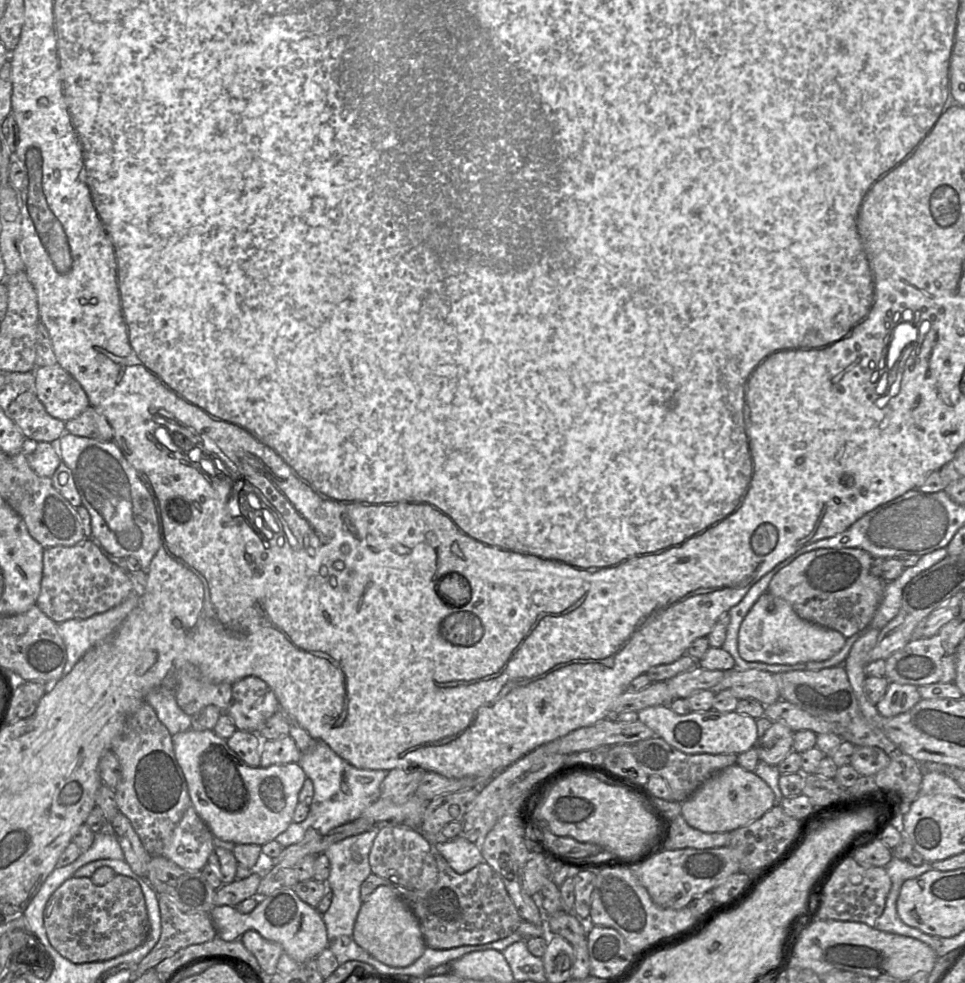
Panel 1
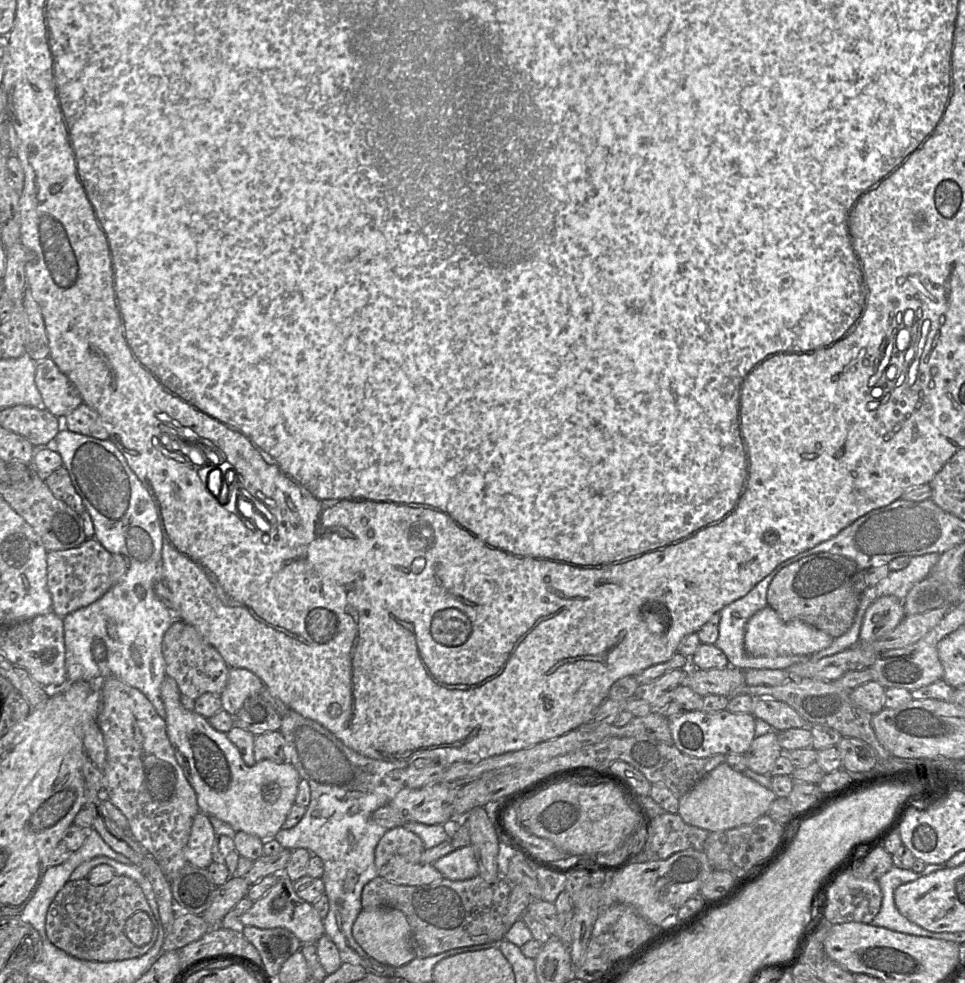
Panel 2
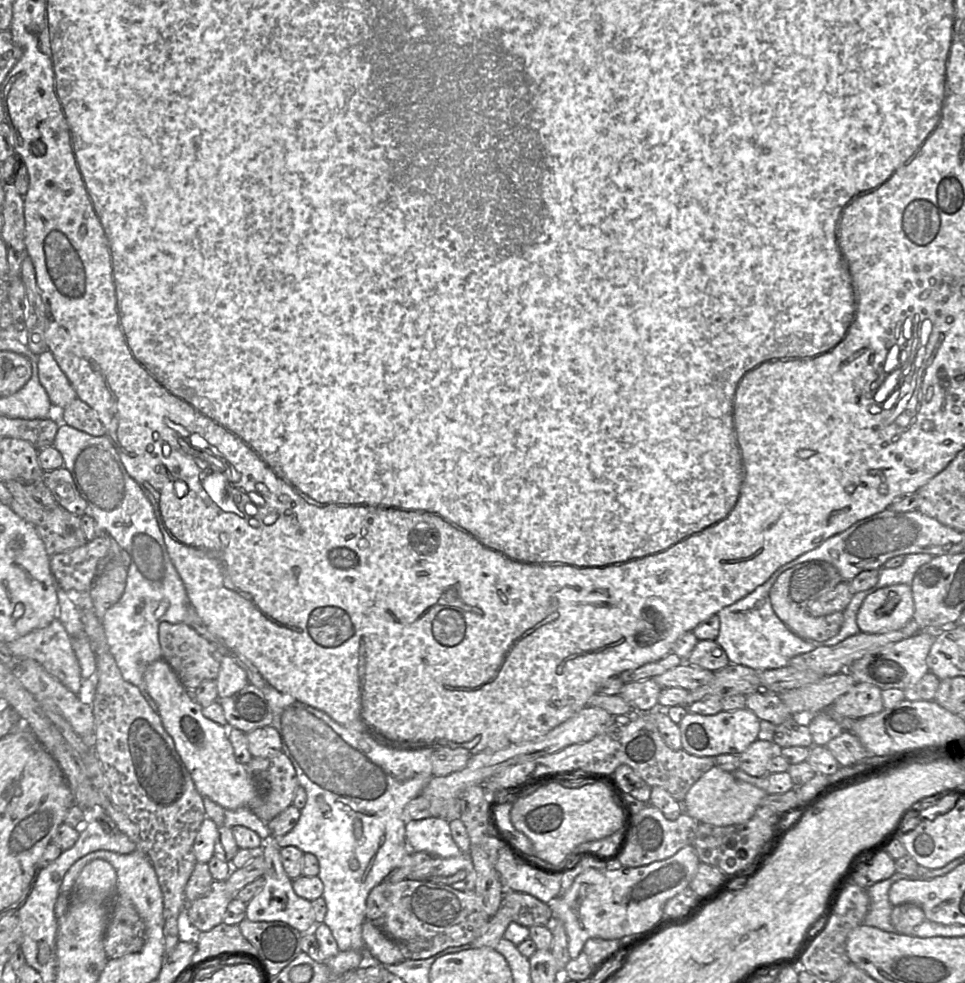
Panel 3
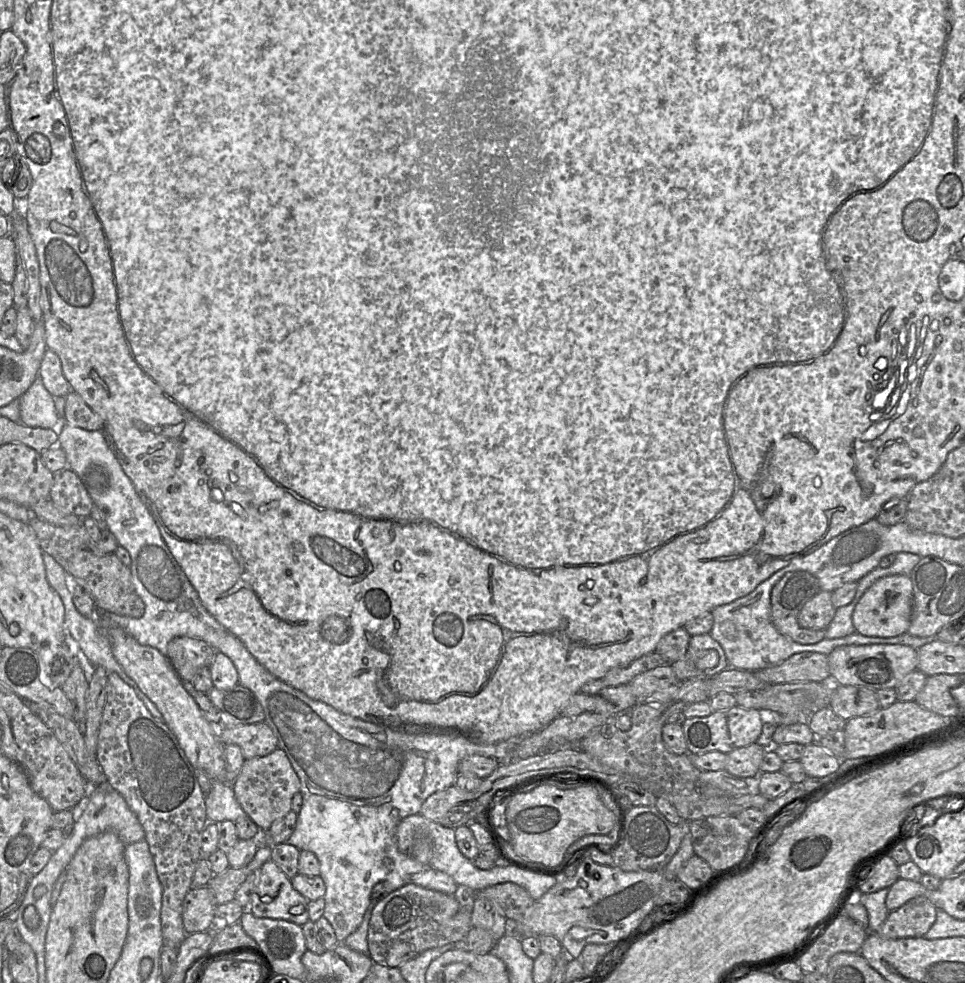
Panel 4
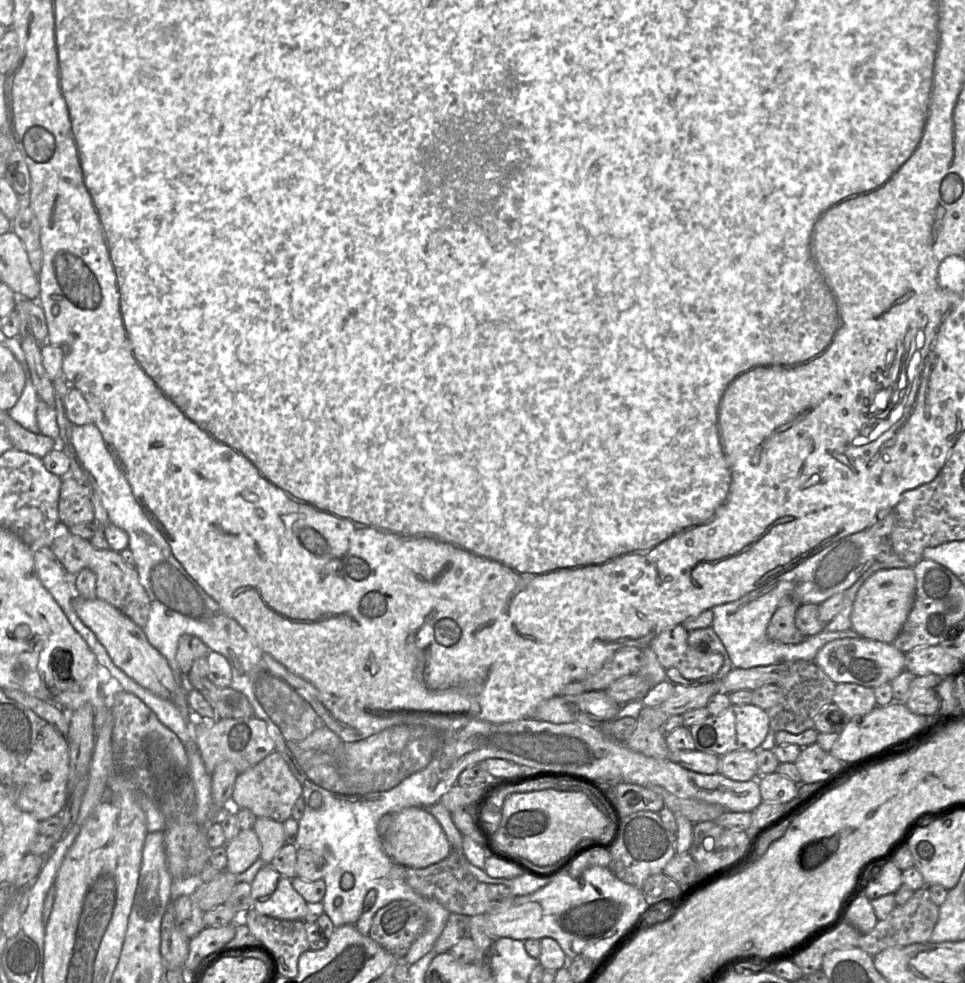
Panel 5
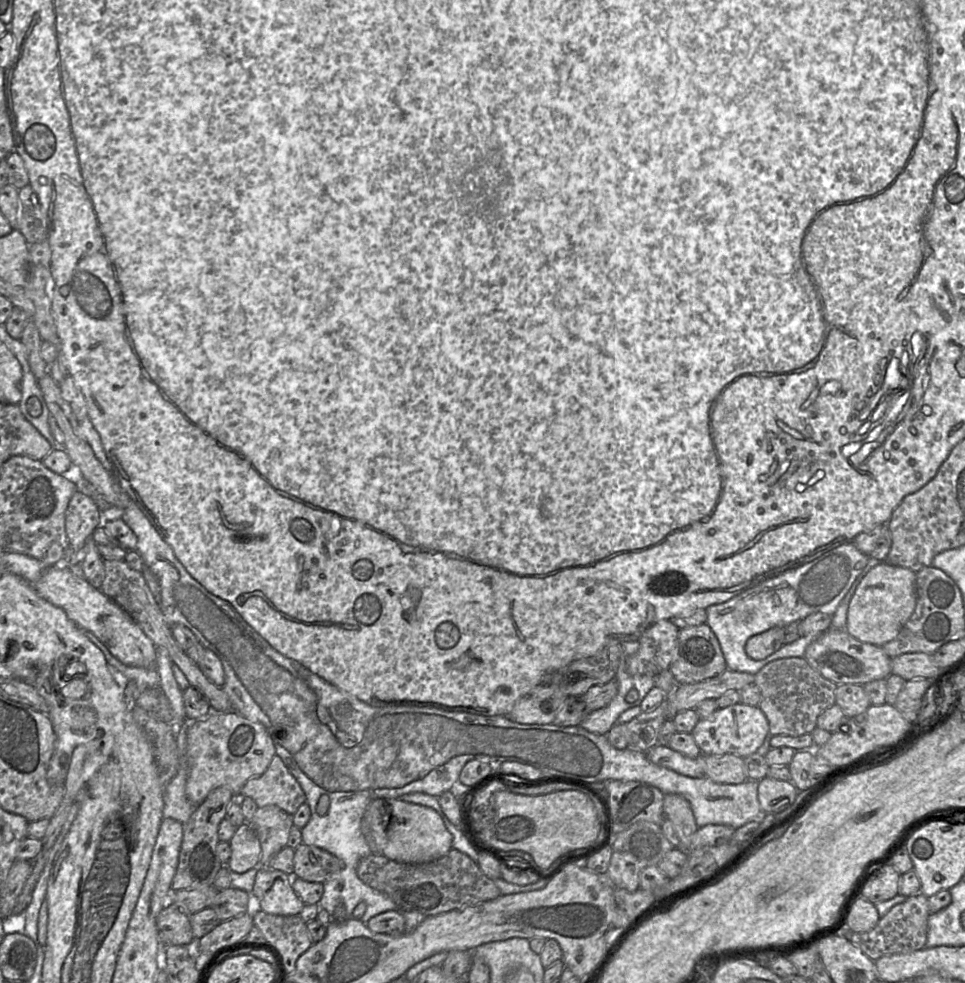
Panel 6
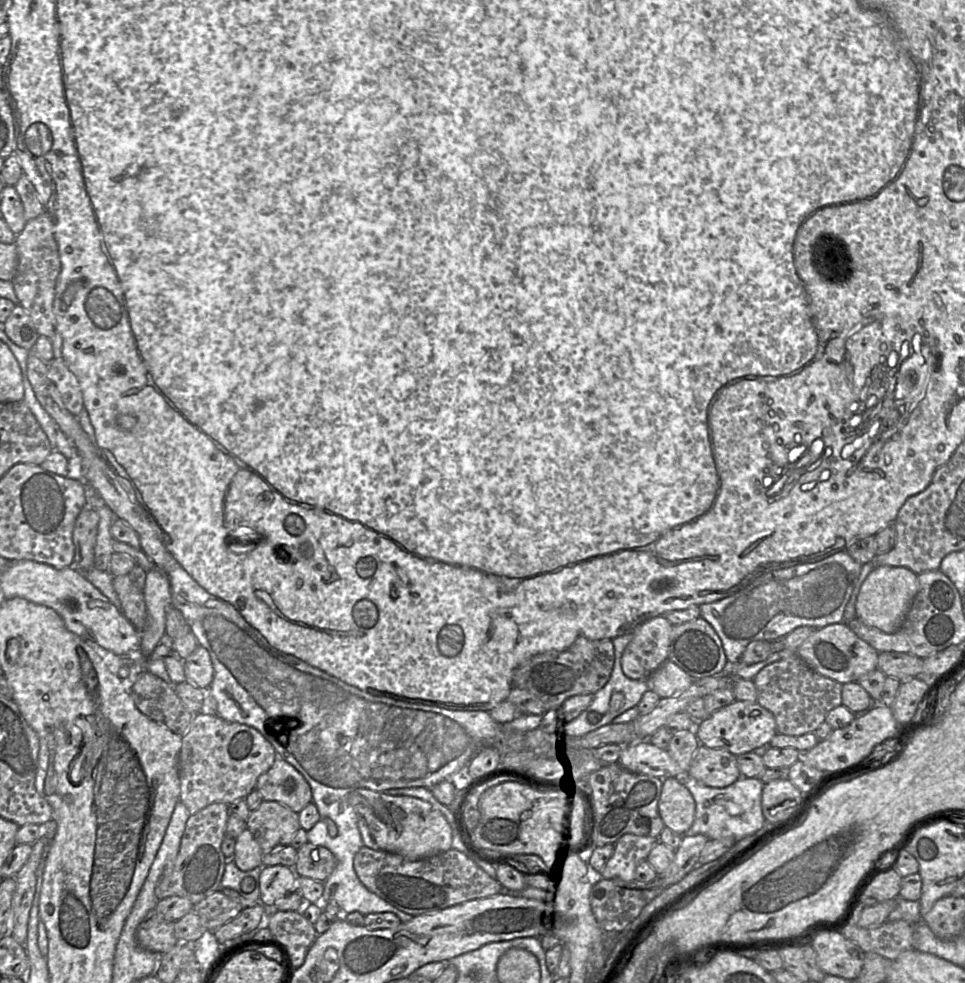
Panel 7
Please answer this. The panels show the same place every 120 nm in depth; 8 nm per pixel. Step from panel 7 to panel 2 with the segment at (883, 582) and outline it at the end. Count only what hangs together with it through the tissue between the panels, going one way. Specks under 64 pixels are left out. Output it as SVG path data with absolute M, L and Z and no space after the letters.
M893 595L881 596L866 610L859 643L870 643L892 631L905 617L903 601Z

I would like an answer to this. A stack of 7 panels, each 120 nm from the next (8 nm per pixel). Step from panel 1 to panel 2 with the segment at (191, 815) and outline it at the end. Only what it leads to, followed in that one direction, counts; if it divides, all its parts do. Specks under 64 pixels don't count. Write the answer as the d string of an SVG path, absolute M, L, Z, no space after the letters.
M199 812L195 815L185 848L185 859L188 864L206 868L212 861L212 846L216 833L207 814Z

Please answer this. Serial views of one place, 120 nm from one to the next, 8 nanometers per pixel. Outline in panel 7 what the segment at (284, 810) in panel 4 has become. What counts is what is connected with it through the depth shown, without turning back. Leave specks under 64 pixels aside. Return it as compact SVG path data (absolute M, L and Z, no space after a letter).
M277 754L271 768L258 777L255 789L264 801L279 802L296 813L312 802L308 782Z

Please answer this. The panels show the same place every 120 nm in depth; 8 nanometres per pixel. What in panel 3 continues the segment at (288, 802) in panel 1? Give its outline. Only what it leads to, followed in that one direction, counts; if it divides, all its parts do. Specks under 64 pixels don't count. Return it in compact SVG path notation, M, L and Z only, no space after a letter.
M164 659L156 660L147 666L144 672L144 681L147 692L157 704L163 727L172 737L175 748L200 795L210 798L226 810L247 807L253 811L259 807L262 804L260 789L246 765L236 760L232 744L228 738L228 727L222 726L203 715L202 706L189 696L177 674Z

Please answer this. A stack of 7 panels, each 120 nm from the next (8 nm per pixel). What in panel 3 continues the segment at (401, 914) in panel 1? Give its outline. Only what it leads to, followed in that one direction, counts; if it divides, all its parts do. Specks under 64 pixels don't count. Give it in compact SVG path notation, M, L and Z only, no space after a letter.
M367 919L361 933L366 948L382 964L398 964L405 960L399 947Z

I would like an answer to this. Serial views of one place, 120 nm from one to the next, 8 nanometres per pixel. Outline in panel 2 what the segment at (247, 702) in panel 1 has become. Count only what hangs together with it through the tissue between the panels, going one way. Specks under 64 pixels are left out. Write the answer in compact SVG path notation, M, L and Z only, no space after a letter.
M229 668L228 682L220 695L222 709L235 716L244 702L251 696L260 694L264 688L262 680L245 668Z

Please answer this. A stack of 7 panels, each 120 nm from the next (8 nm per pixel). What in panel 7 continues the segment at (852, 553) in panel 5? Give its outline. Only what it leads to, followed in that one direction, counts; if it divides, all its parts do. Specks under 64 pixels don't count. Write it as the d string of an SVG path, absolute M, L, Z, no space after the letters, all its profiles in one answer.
M845 550L818 561L804 561L785 568L766 571L734 594L718 601L700 605L701 617L718 634L728 661L726 674L734 679L753 680L768 664L795 655L797 651L783 649L766 660L752 665L741 662L746 646L756 640L774 641L800 626L814 629L842 623L862 564Z

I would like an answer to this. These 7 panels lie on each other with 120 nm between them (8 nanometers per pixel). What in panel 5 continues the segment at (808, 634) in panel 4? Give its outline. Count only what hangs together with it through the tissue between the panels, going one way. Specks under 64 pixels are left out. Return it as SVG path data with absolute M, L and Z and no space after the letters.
M785 597L773 614L767 627L770 640L784 644L798 644L806 637L795 624L795 614L800 603L792 597Z

